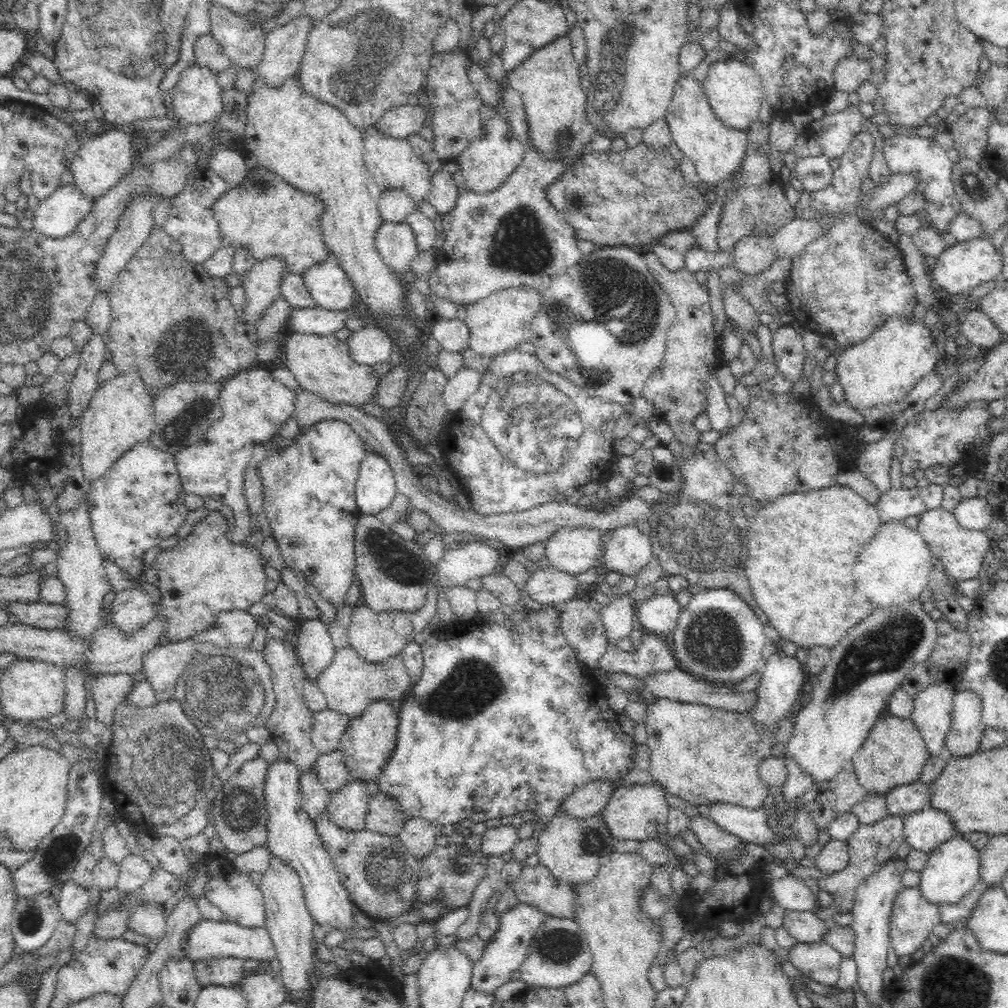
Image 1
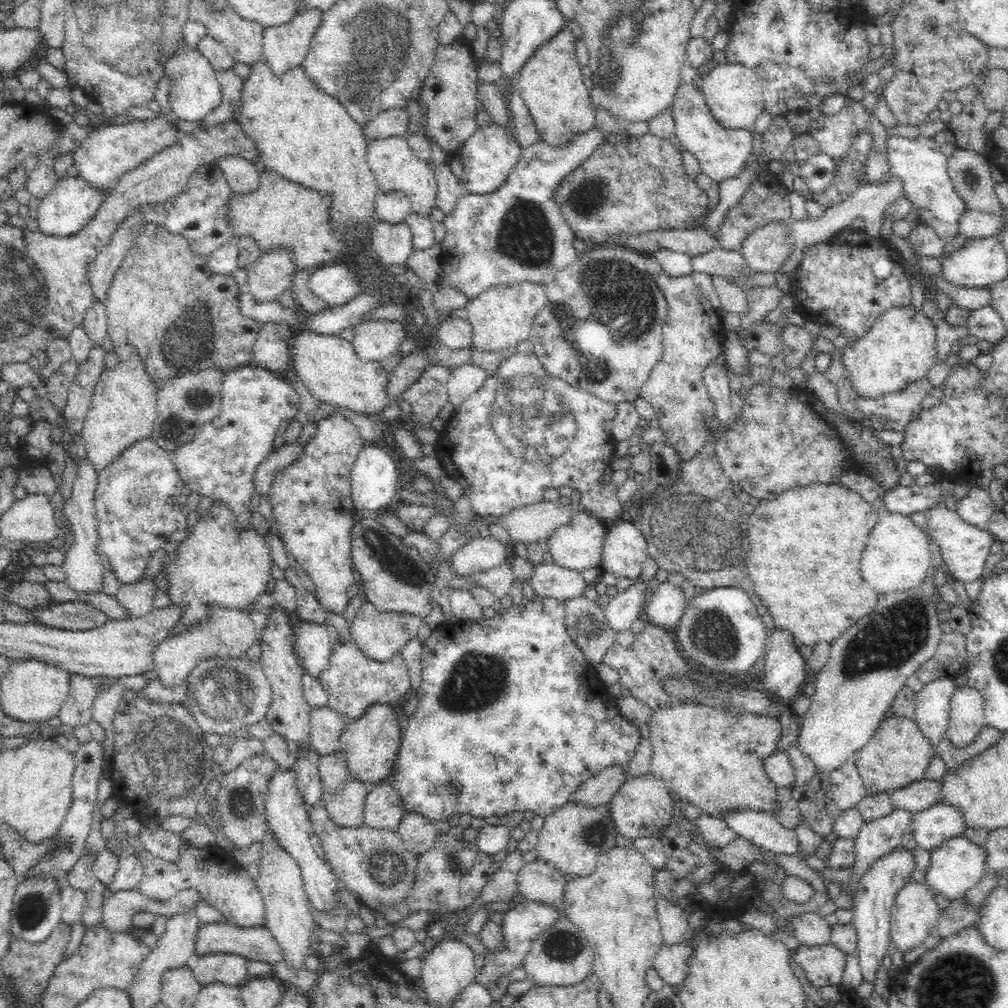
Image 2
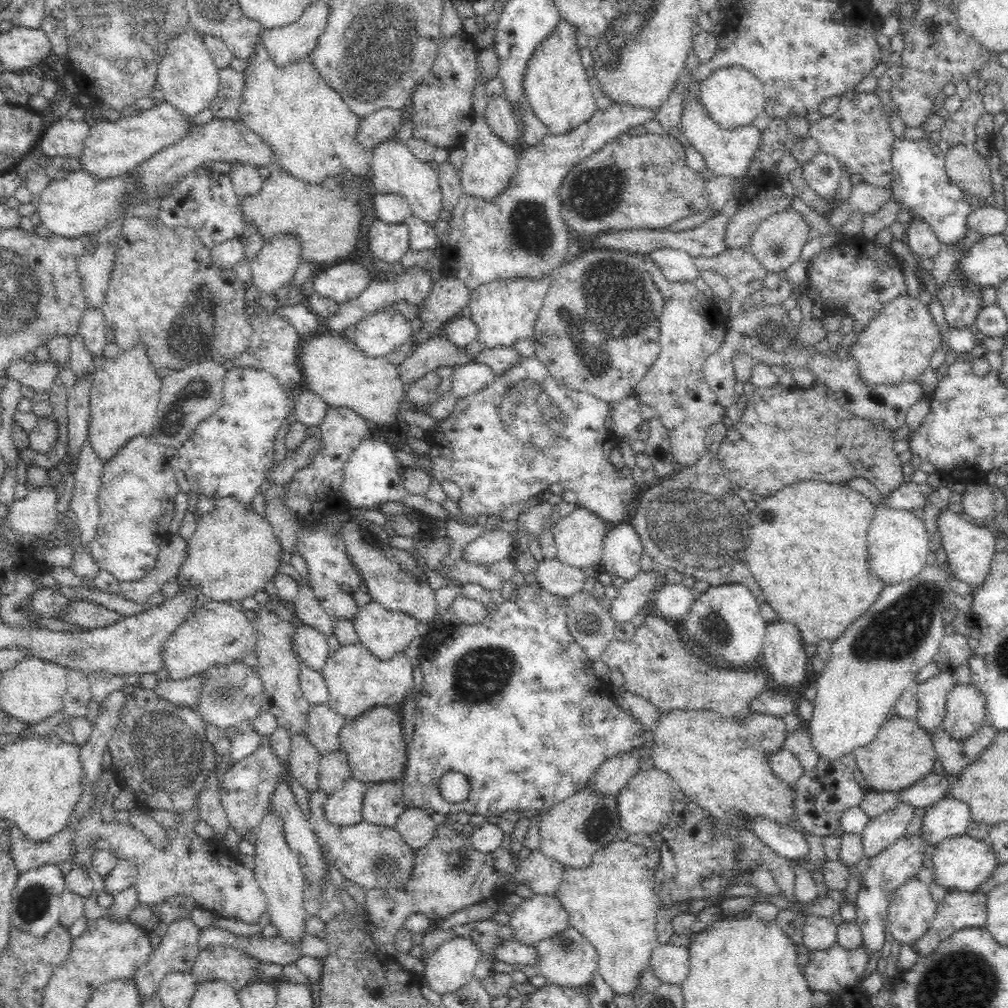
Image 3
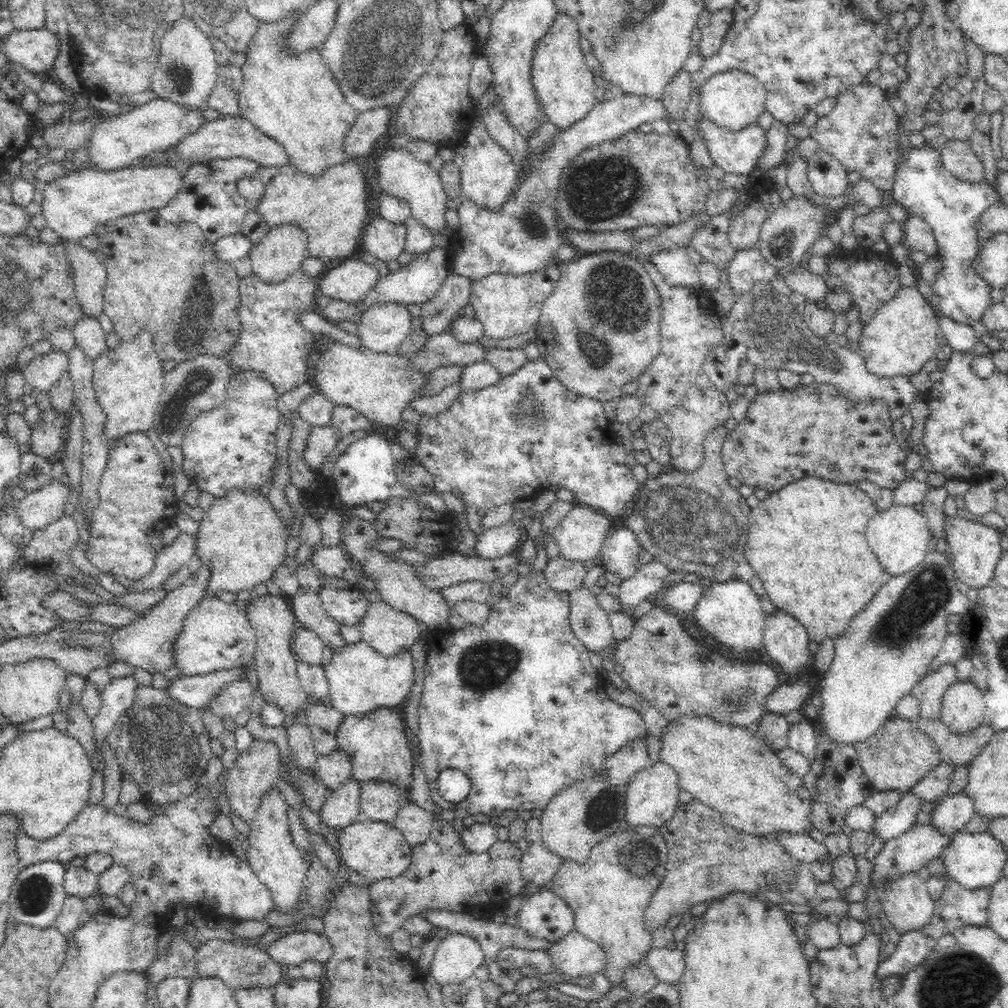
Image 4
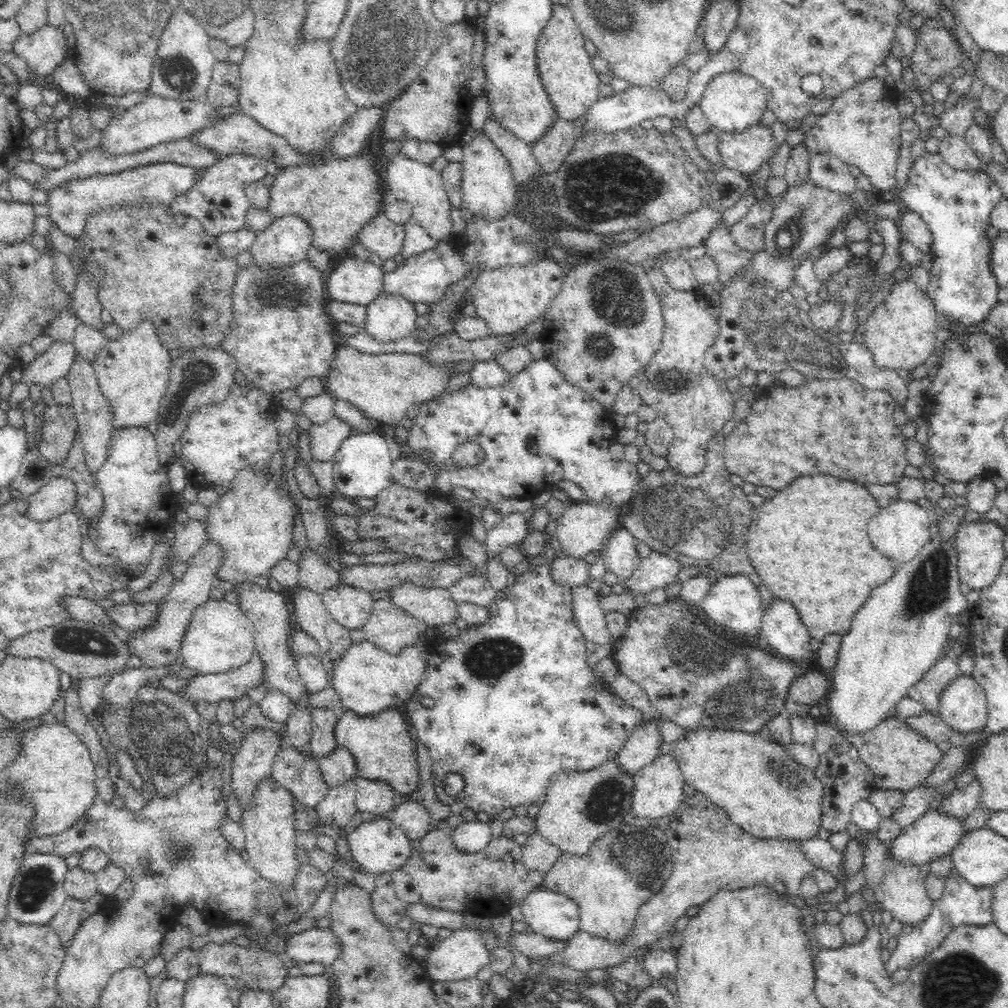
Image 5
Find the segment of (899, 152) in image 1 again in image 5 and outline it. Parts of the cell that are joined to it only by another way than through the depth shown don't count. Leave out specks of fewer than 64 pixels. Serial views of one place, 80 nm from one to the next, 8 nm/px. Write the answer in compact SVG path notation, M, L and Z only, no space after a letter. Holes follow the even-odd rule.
M925 152L913 160L907 183L898 189L898 202L902 208L915 212L926 222L932 233L932 252L934 263L929 272L927 295L932 299L935 311L958 325L973 325L985 321L988 313L999 302L997 294L1000 286L989 265L992 243L986 235L989 214L1000 200L1001 188L983 170L956 170L948 166L939 153Z

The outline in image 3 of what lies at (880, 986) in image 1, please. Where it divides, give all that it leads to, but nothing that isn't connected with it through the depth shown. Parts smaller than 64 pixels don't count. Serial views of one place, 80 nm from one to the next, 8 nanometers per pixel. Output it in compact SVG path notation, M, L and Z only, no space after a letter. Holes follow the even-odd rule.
M920 834L902 836L894 844L890 844L886 850L882 850L869 860L870 866L865 871L863 885L857 893L855 922L862 932L862 946L868 949L870 958L873 953L883 948L885 940L889 938L887 935L888 906L894 899L894 892L910 878L916 877L923 866L923 856L930 848L932 845L926 844Z

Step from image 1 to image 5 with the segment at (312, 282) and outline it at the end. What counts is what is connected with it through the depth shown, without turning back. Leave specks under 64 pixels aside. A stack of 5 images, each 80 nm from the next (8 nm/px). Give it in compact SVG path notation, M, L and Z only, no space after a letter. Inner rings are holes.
M350 257L339 262L324 285L329 298L365 306L381 294L384 275L370 261Z

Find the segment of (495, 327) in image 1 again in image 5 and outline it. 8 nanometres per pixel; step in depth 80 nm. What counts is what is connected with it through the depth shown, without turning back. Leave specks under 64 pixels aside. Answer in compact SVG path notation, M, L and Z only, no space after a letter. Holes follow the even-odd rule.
M547 255L532 260L526 266L508 264L504 268L480 271L469 288L468 296L476 308L476 316L486 321L489 334L504 336L518 332L538 320L558 296L564 277L565 266Z

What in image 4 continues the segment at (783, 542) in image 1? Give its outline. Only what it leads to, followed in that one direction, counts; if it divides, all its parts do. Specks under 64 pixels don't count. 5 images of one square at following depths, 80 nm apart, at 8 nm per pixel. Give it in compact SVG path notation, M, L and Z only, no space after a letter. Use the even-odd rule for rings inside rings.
M812 476L787 484L780 490L771 492L766 500L761 500L756 507L751 508L748 526L749 534L745 545L746 560L755 574L758 575L758 578L764 582L764 590L768 594L767 597L772 600L772 604L776 606L777 610L790 614L790 616L798 620L806 629L810 641L819 643L824 637L835 638L844 634L848 624L850 624L850 620L858 612L862 612L866 608L866 604L876 596L876 592L882 588L882 584L886 584L890 580L888 574L882 574L882 566L878 564L878 558L870 552L870 548L868 548L868 544L864 540L864 528L866 528L868 520L877 512L878 510L876 510L872 499L864 491L860 490L856 484L836 483Z

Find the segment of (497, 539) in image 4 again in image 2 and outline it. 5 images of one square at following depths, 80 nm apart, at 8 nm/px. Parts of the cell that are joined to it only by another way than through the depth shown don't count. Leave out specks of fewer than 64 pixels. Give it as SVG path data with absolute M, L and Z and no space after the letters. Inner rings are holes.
M485 533L482 537L472 539L459 550L453 552L451 554L450 564L456 576L462 576L466 579L466 576L472 576L476 572L486 572L490 568L494 568L494 566L500 566L500 564L506 563L515 556L509 544L502 544L502 542L496 541L493 536Z

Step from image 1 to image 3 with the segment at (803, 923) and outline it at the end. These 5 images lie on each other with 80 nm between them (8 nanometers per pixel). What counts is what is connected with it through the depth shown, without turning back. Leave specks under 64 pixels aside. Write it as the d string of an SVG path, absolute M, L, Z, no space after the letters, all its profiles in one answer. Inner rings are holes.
M808 914L802 926L802 943L808 951L827 950L836 944L837 922Z

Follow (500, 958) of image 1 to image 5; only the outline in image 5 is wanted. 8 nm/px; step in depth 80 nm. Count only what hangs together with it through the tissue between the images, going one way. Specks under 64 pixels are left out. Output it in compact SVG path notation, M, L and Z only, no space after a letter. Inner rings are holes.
M543 887L522 900L523 922L528 929L551 940L568 940L580 931L578 905L570 896Z

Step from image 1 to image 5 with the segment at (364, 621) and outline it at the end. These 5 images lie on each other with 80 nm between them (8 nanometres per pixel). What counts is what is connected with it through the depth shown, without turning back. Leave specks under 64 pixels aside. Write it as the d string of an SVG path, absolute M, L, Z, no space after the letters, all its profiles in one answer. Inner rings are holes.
M390 598L373 601L372 612L361 630L366 641L388 654L415 644L419 636L418 621L411 613L396 608Z

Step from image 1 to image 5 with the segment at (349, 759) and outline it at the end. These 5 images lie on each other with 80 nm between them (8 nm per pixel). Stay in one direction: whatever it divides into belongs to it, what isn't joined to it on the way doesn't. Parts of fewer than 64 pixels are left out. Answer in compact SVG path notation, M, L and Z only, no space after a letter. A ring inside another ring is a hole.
M390 707L375 715L360 715L343 709L334 728L337 746L347 748L356 761L357 776L390 784L399 798L405 799L418 787L418 763L414 737L399 708Z

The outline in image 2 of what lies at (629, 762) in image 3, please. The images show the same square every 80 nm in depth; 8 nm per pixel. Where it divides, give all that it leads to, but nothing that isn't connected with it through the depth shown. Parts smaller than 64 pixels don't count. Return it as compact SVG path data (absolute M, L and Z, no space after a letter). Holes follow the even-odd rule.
M612 764L582 783L569 801L581 802L584 806L604 806L609 804L626 779L627 766Z

